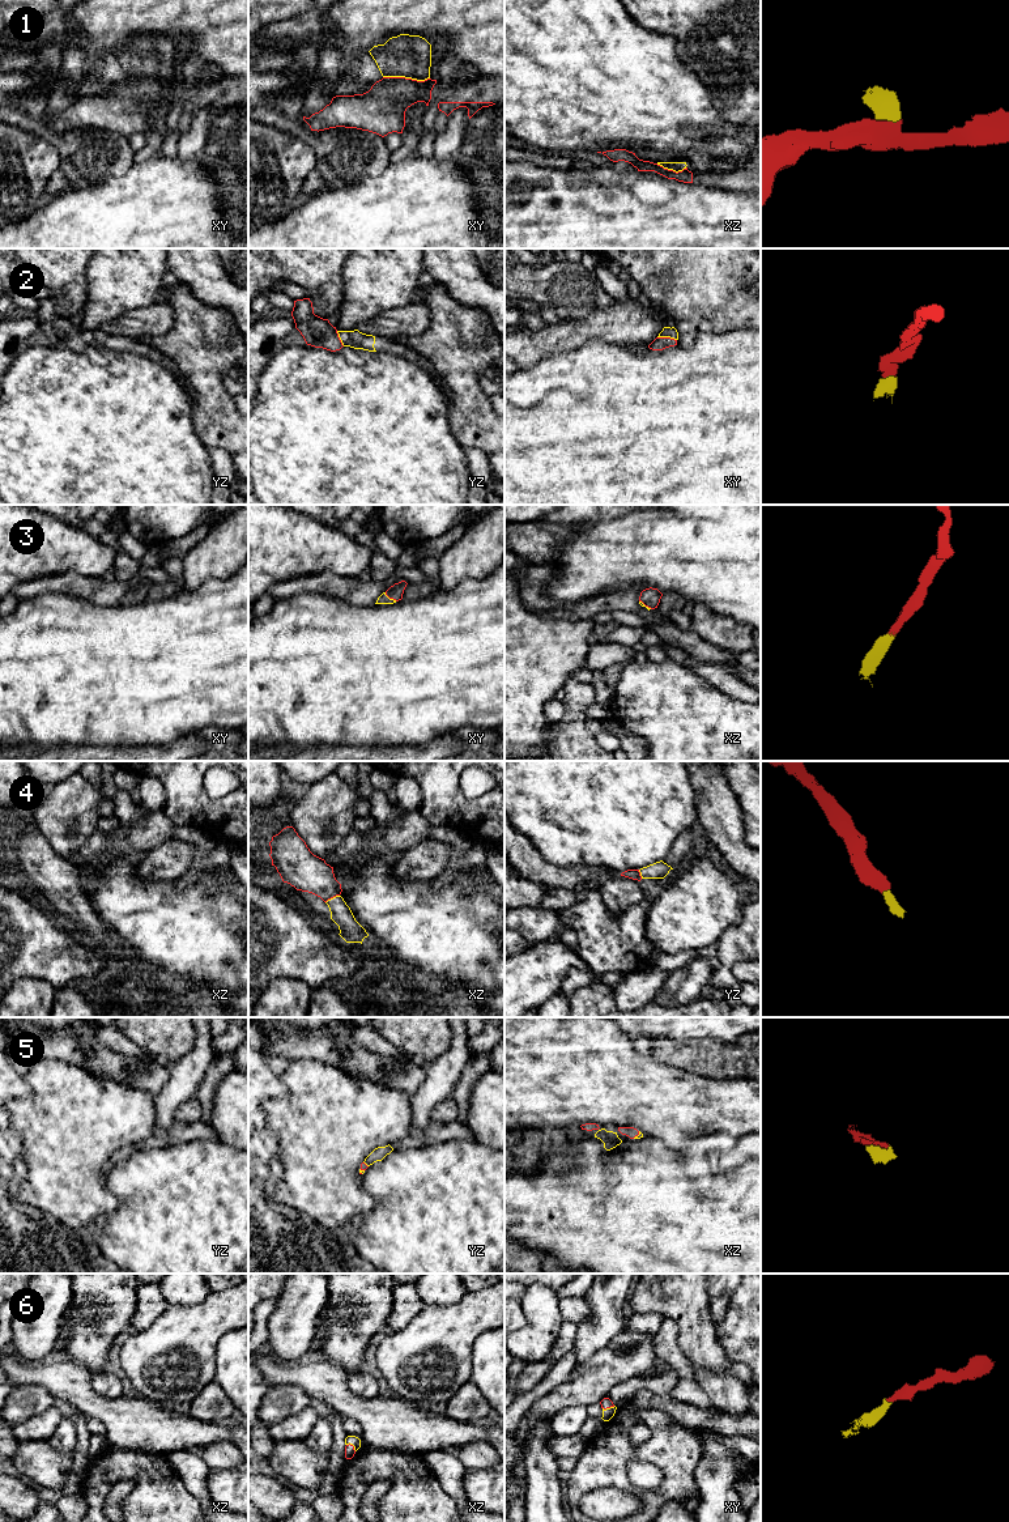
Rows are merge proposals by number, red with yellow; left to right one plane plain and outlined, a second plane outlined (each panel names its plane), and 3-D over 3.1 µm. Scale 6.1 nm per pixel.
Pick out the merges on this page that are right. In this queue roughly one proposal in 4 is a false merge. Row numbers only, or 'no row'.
2, 3, 4, 5, 6

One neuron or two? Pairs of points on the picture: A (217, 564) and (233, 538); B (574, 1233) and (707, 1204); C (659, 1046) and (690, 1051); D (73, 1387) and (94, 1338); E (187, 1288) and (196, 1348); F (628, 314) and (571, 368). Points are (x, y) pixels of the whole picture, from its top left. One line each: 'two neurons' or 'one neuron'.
A: one neuron
B: one neuron
C: one neuron
D: two neurons
E: two neurons
F: two neurons

